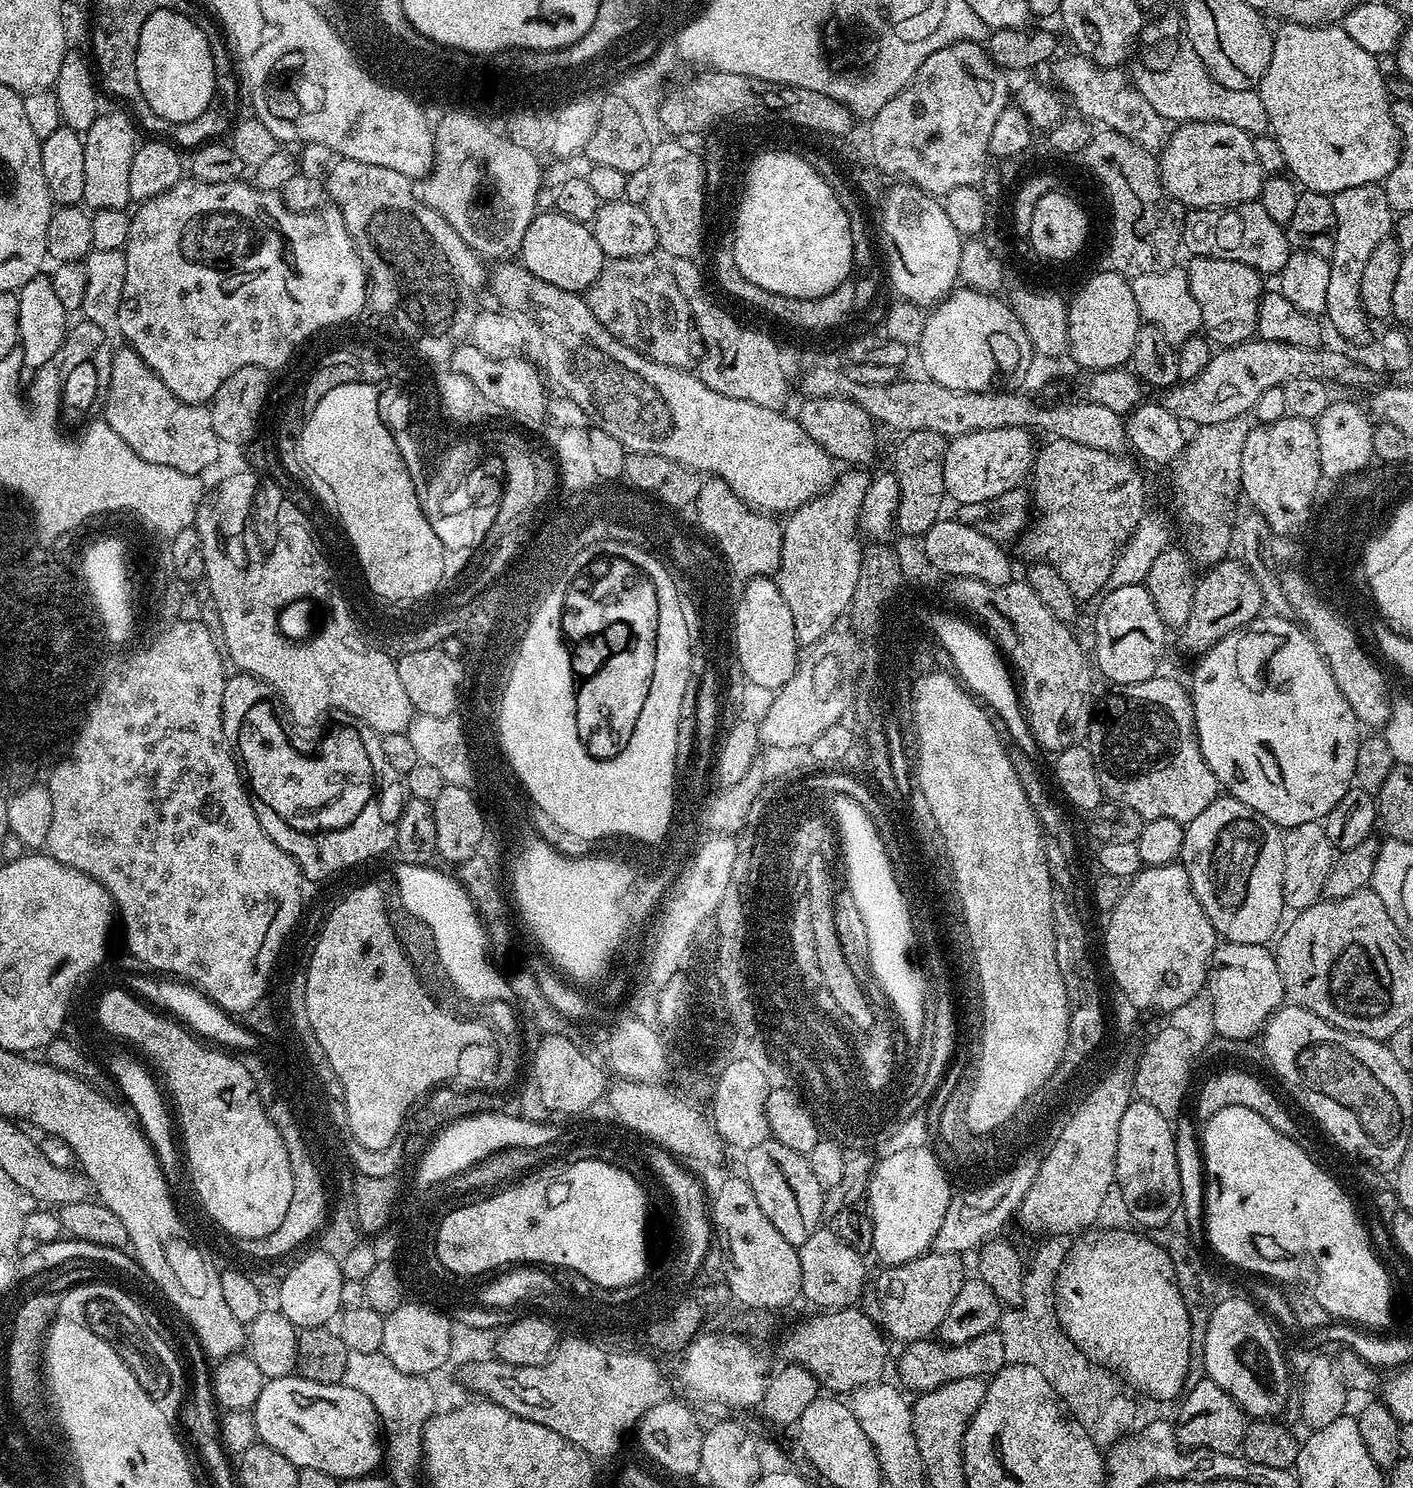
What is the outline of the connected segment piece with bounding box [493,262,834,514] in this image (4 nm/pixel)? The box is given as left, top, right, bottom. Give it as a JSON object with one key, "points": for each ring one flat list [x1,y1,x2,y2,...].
{"points":[[511,262,507,268,498,270,495,276,497,278,493,280,493,284,496,285,498,293,503,295,504,300,509,301,511,305,515,305,516,310,531,310,534,314,534,320,543,324,544,339,548,342,548,360,552,360,552,372,556,372,556,378,551,383,554,385,557,380,560,380,556,388,564,396,572,392,572,395,567,399,570,401,573,396,576,396,571,403,574,405,577,400,580,400,580,403,575,407,581,413,585,412,592,419,591,423,593,425,606,430,606,434,610,434,610,438,618,438,618,442,622,442,622,446,629,453,641,452,650,456,661,456,667,460,684,464,687,468,693,468,698,473,707,474,709,477,718,480,724,480,730,486,730,490,734,490,734,494,738,494,740,500,765,514,777,514,776,512,790,514,798,506,802,506,806,502,810,502,814,497,822,495,831,486,834,479,834,471,832,472,834,461,829,456,828,451,814,437,806,434,806,430,802,430,799,419,792,417,791,420,790,417,783,416,785,414,783,411,767,408,766,406,758,406,754,402,746,402,738,398,726,398,726,394,718,394,718,390,710,390,710,386,706,386,706,382,702,382,699,375,683,368,666,366,646,358,638,350,634,350,630,346,623,344,618,338,614,338,614,334,610,334,610,330,606,330,606,326,602,326,602,322,598,322,598,318,594,318,588,301,583,295,567,292,558,286,550,286,550,282,542,282,542,278,530,274,523,263]]}

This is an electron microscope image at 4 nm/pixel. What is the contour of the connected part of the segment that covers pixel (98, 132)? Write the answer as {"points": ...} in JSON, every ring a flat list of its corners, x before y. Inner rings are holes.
{"points":[[127,111,107,112,97,116,94,126,90,126,90,130,83,133,86,154,86,190,83,203,92,210,127,209,133,203,130,194,130,162,134,162,138,147,138,124]]}

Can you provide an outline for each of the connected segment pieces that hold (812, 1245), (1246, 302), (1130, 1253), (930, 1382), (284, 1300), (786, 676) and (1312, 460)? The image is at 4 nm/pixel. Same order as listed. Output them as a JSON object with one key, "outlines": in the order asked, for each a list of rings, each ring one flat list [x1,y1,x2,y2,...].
{"outlines":[[[821,1226,816,1229,798,1250,802,1266,802,1286,800,1291,803,1299,817,1304,820,1310,851,1308,863,1294,868,1272,864,1269,865,1257,861,1253,850,1250,842,1238,831,1227]],[[1192,256,1186,264,1190,294,1194,294,1194,302,1198,302,1198,310,1202,310,1202,332,1213,345,1231,346,1243,344,1245,340,1253,339,1257,335,1258,306,1264,297,1266,285,1263,284,1261,273,1255,272,1250,266,1242,262,1230,262,1222,258,1209,256]],[[1098,1226,1094,1229,1097,1236,1086,1236,1083,1242,1077,1245,1076,1252,1070,1254,1070,1259,1067,1262,1068,1268,1064,1267,1061,1272,1057,1272,1055,1275,1055,1302,1058,1318,1068,1324,1068,1333,1088,1353,1092,1356,1097,1356,1102,1362,1102,1367,1119,1377,1123,1383,1125,1380,1130,1387,1137,1388,1140,1392,1149,1392,1150,1395,1157,1396,1160,1400,1174,1399,1173,1401,1175,1401,1185,1391,1186,1385,1189,1383,1188,1367,1192,1364,1192,1343,1194,1343,1194,1337,1191,1323,1188,1320,1187,1308,1183,1304,1182,1294,1179,1292,1179,1284,1175,1278,1174,1266,1171,1264,1168,1254,1159,1245,1154,1243,1153,1240,1149,1239,1147,1235,1142,1234,1142,1236,1139,1236,1136,1232,1127,1232,1124,1226]],[[993,1330,986,1334,978,1334,978,1338,970,1338,970,1342,961,1344,941,1344,935,1339,915,1340,913,1344,903,1349,900,1356,900,1380,908,1388,913,1388,913,1393,929,1392,946,1382,954,1382,958,1378,991,1378,1004,1369,1006,1350,1002,1346,999,1331]],[[319,1250,304,1256,288,1273,283,1273,278,1310,298,1330,301,1328,323,1328,339,1317,342,1307,342,1286,345,1278,340,1262,331,1252]],[[766,576,749,579,739,591,743,595,742,601,735,603,735,656,739,671,746,674,753,689,781,688,795,674,802,652,801,645,796,642,790,606,786,606,786,598,782,598,775,579]],[[1287,415,1278,422,1249,427,1246,446,1242,446,1240,490,1243,499,1248,499,1260,511,1260,520,1271,531,1293,538,1299,537,1299,532,1307,526,1308,519,1312,516,1312,499,1316,496,1316,487,1319,484,1322,484,1322,477,1318,458,1318,434,1313,421]]]}

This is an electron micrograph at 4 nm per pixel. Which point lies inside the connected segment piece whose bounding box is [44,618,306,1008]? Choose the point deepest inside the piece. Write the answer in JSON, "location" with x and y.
{"location":[152,806]}

